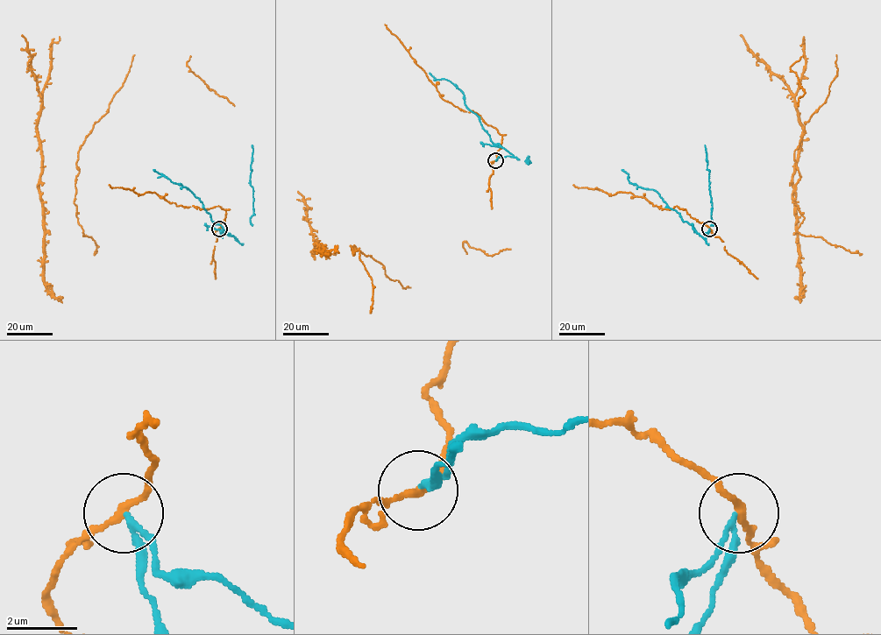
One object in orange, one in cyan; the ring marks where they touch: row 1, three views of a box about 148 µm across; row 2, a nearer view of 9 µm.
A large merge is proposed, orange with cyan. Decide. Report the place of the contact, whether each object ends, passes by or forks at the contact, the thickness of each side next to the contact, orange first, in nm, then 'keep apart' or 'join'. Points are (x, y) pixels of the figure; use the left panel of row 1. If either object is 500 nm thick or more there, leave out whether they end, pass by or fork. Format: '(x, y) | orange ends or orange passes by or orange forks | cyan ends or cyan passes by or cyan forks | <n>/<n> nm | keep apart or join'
(219, 229) | orange passes by | cyan ends | 190/170 nm | keep apart

